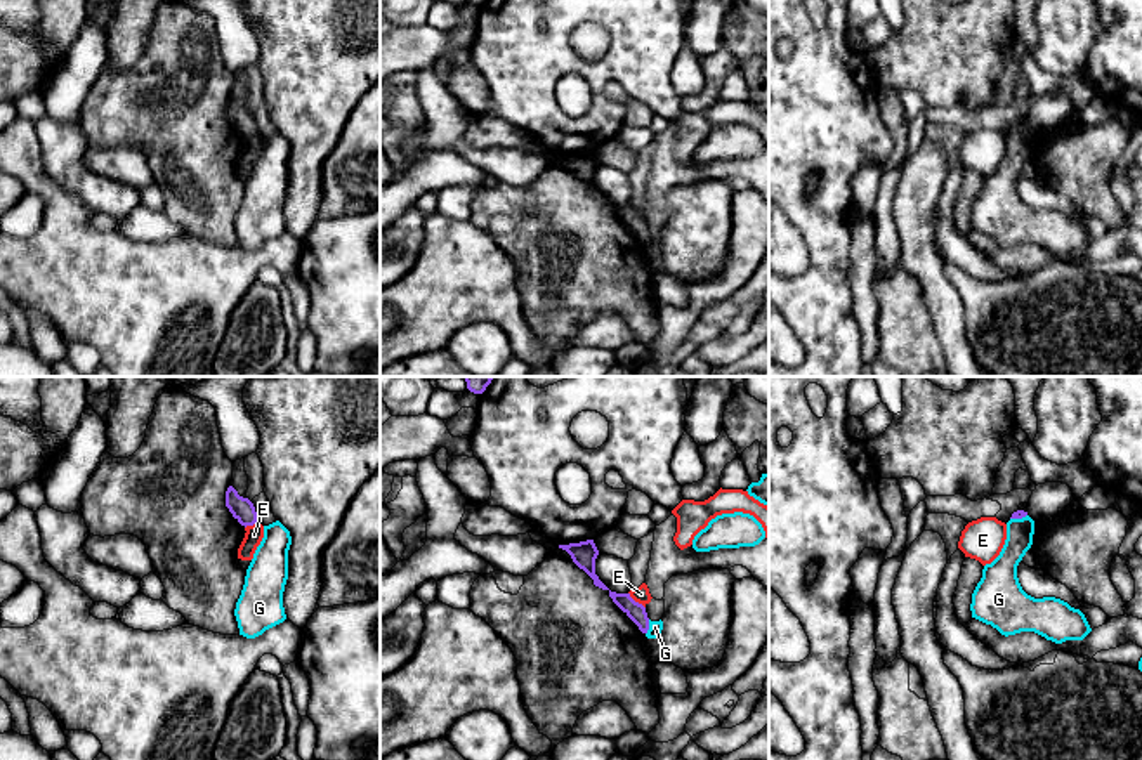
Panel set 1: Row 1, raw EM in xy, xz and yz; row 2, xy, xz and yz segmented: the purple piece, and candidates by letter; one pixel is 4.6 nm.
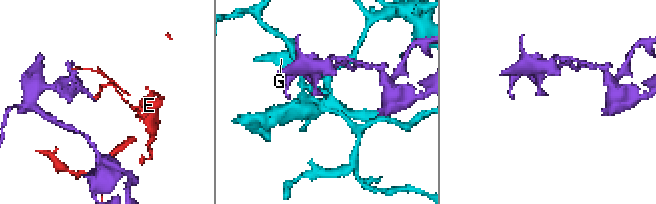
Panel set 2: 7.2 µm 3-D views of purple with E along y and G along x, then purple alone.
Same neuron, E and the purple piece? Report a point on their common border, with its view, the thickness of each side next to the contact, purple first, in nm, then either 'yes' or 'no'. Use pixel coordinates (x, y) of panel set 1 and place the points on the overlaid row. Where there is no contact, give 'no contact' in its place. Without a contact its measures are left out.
xz (634, 601) | 90/70 nm | no

